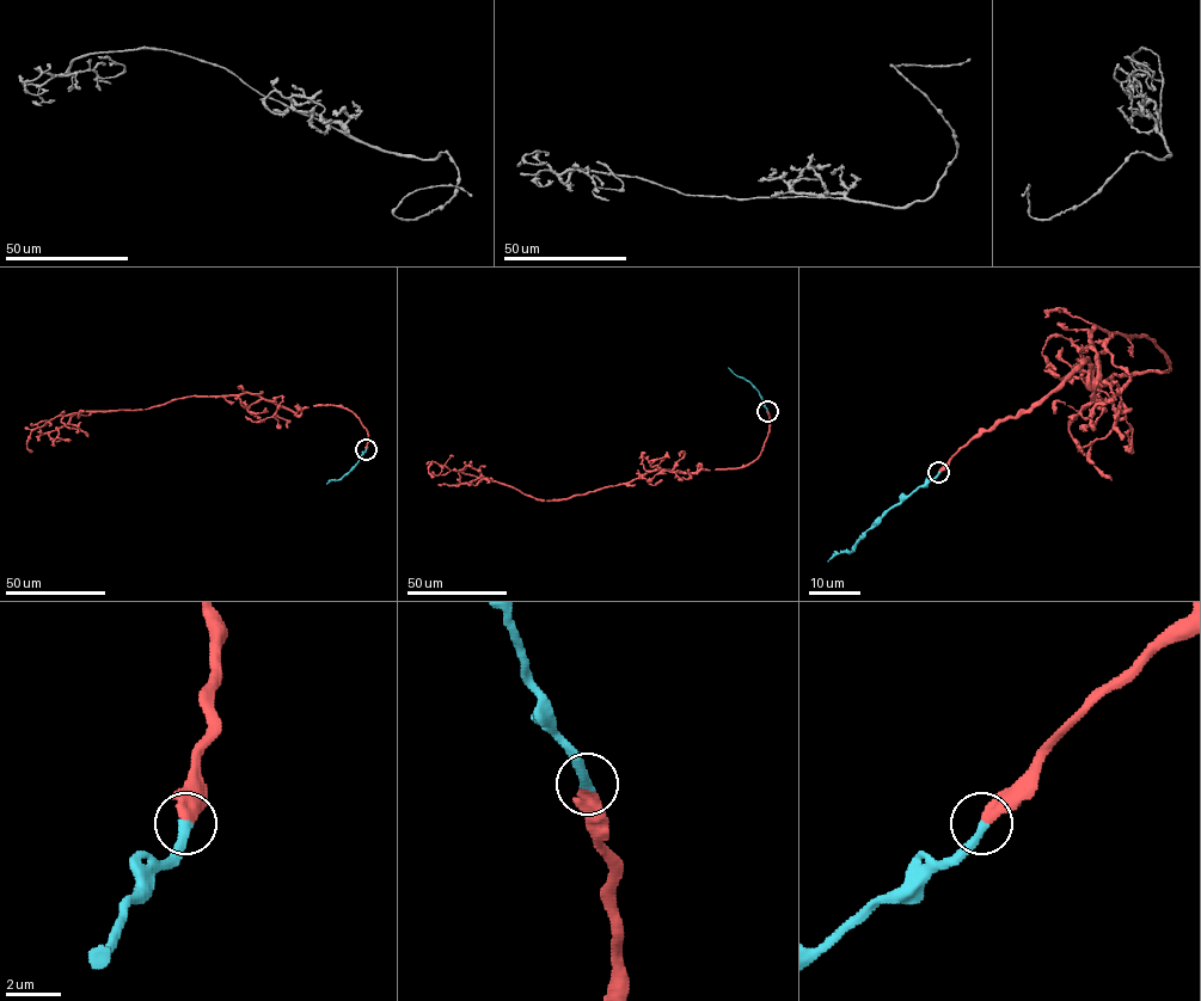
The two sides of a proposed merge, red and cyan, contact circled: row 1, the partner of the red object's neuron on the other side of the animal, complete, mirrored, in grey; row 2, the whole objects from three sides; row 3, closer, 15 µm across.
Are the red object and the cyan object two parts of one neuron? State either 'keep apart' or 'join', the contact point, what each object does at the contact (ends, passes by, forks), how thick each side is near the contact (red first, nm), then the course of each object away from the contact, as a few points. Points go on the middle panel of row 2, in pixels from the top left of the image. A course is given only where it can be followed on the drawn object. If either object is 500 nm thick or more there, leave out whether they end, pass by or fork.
join | (767, 411) | red ends | cyan ends | 380/340 nm | red via (767, 411), (763, 450), (735, 468), (654, 470), (546, 501), (433, 461), (430, 478) | cyan via (767, 411), (755, 387), (728, 367)

